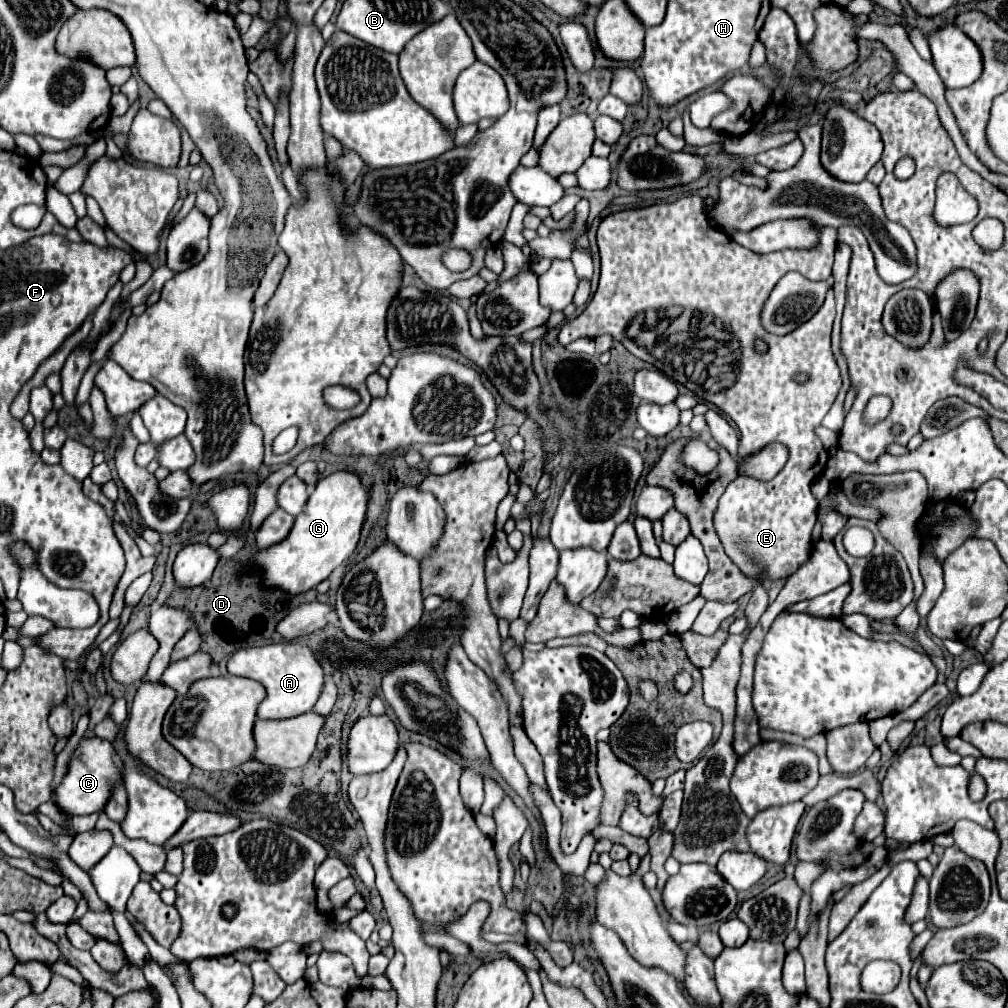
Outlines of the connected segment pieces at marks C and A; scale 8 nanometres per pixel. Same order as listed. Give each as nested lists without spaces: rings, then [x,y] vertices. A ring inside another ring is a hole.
[[[96,735],[84,737],[80,741],[80,745],[76,747],[76,751],[72,753],[72,763],[70,763],[68,775],[64,777],[62,785],[54,793],[56,805],[70,817],[104,811],[104,801],[108,801],[108,797],[112,797],[112,789],[122,785],[124,767],[114,761],[114,755],[116,755],[116,749],[110,741],[100,739]],[[76,755],[80,755],[80,757],[76,757]]]
[[[276,643],[254,649],[240,649],[228,661],[228,671],[232,675],[256,679],[266,687],[266,699],[258,707],[260,719],[288,719],[308,713],[316,705],[324,687],[322,665],[312,649],[302,643]]]

